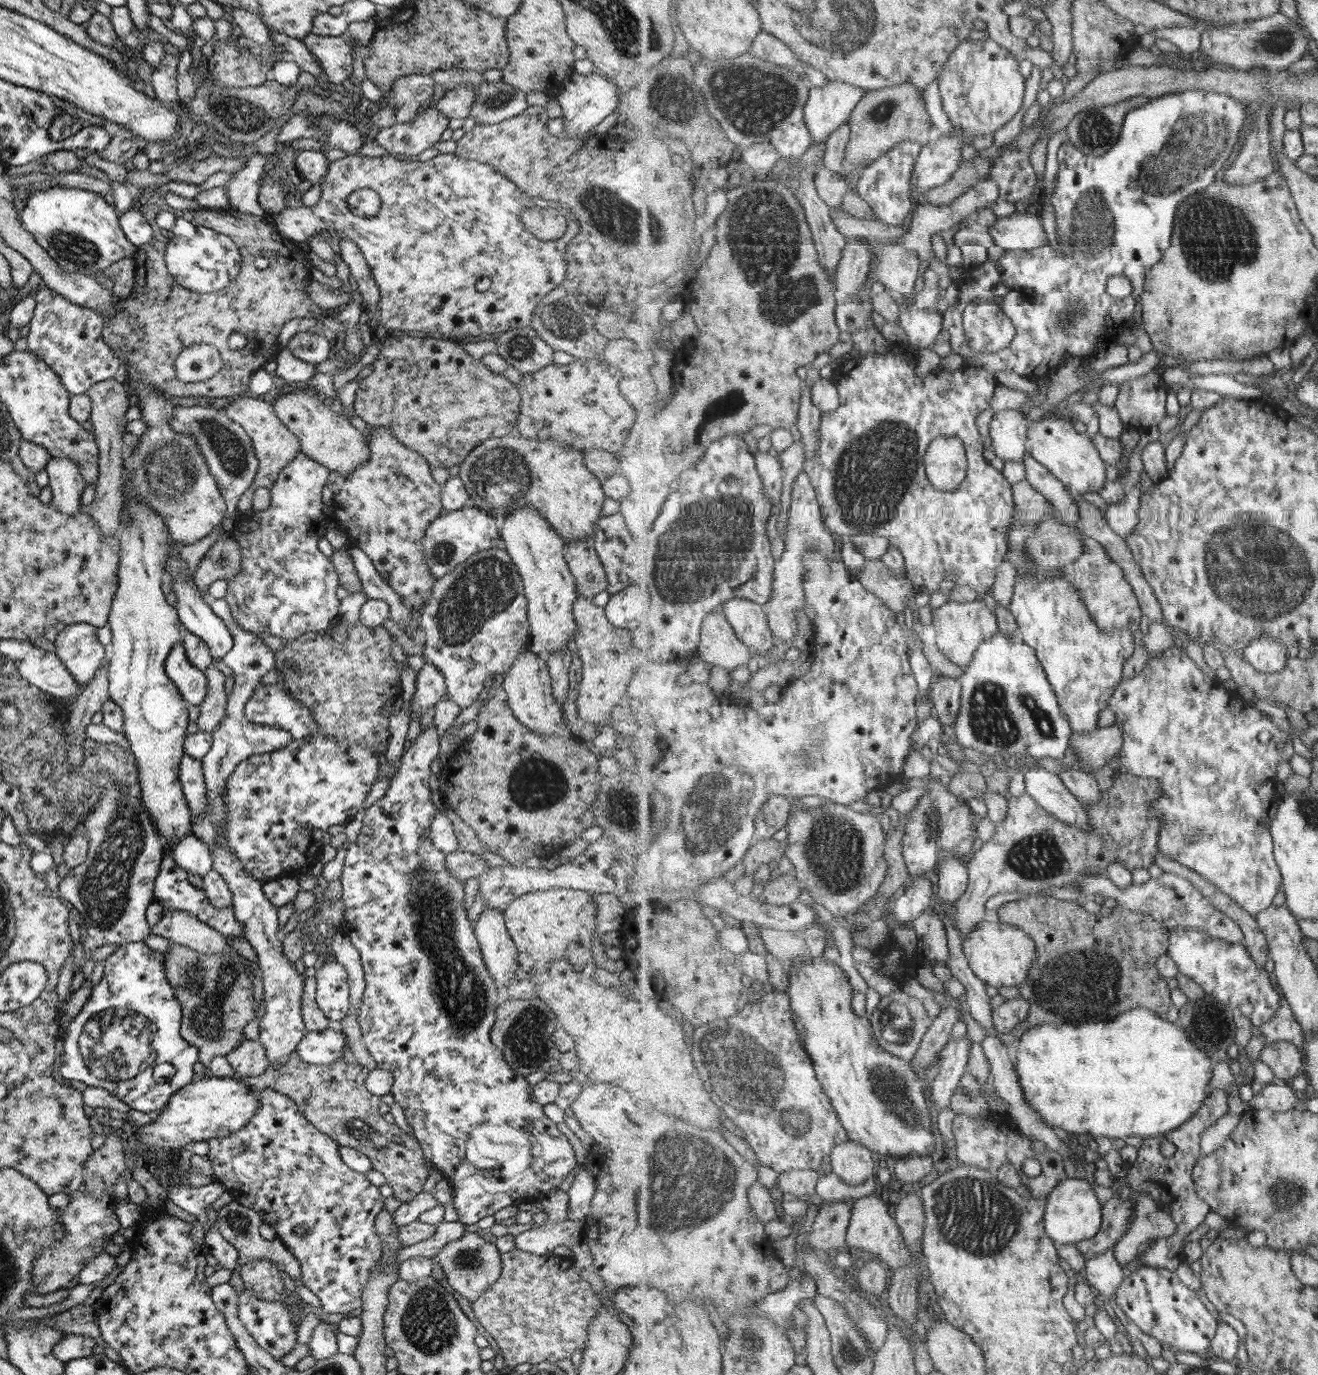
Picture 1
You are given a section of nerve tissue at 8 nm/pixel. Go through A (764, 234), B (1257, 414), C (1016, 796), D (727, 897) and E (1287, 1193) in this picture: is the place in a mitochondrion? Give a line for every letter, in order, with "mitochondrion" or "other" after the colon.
A: mitochondrion
B: other
C: other
D: other
E: mitochondrion

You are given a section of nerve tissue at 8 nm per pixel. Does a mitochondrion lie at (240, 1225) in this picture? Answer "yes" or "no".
yes

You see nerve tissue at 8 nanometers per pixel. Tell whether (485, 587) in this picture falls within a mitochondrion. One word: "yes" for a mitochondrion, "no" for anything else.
yes

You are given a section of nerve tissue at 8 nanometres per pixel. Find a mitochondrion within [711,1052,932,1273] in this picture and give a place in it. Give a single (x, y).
(886, 1084)

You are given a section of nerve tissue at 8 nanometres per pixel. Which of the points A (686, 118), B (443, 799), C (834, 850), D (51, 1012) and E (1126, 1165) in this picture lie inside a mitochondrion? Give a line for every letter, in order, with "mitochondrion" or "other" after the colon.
A: mitochondrion
B: other
C: mitochondrion
D: other
E: other

